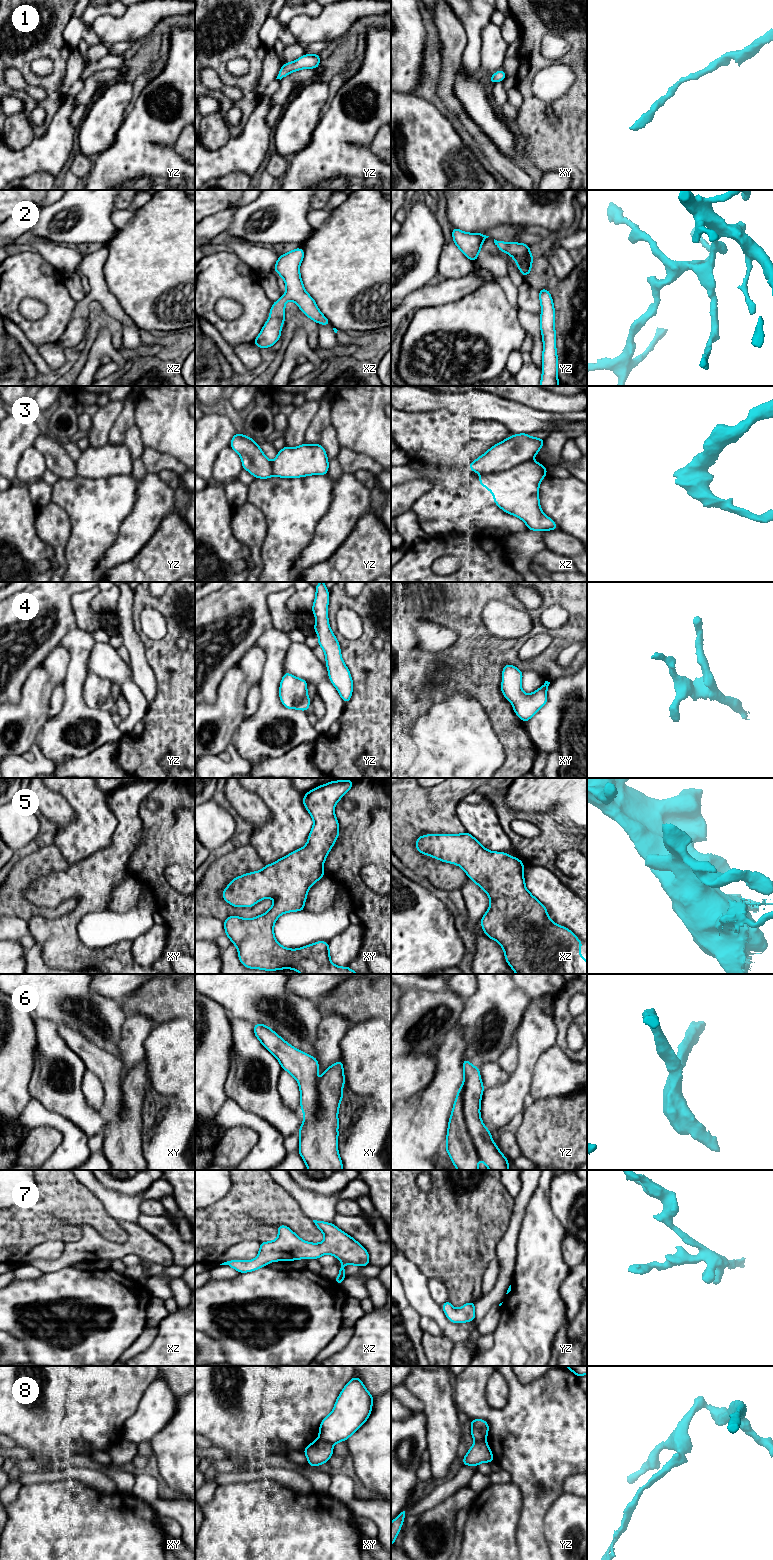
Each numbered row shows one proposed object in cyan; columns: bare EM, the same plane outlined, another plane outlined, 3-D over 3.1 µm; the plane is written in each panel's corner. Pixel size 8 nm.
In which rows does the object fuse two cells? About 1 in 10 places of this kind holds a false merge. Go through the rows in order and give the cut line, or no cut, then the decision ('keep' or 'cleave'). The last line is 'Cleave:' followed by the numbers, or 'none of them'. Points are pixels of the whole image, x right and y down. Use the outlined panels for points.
1: no cut | keep
2: no cut | keep
3: no cut | keep
4: no cut | keep
5: no cut | keep
6: no cut | keep
7: no cut | keep
8: xy (318, 1438), (332, 1445) | cleave
Cleave: 8

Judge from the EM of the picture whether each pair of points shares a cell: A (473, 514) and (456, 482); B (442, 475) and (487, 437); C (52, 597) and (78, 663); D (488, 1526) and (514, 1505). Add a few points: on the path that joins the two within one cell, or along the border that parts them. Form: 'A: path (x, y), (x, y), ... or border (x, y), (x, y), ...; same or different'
A: border (460, 486), (455, 490); different
B: border (458, 467), (461, 469); different
C: border (76, 627), (71, 629), (58, 645); different
D: path (494, 1520), (508, 1506); same

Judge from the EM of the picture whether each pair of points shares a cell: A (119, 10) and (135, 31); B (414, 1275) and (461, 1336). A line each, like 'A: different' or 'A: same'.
A: different
B: same

